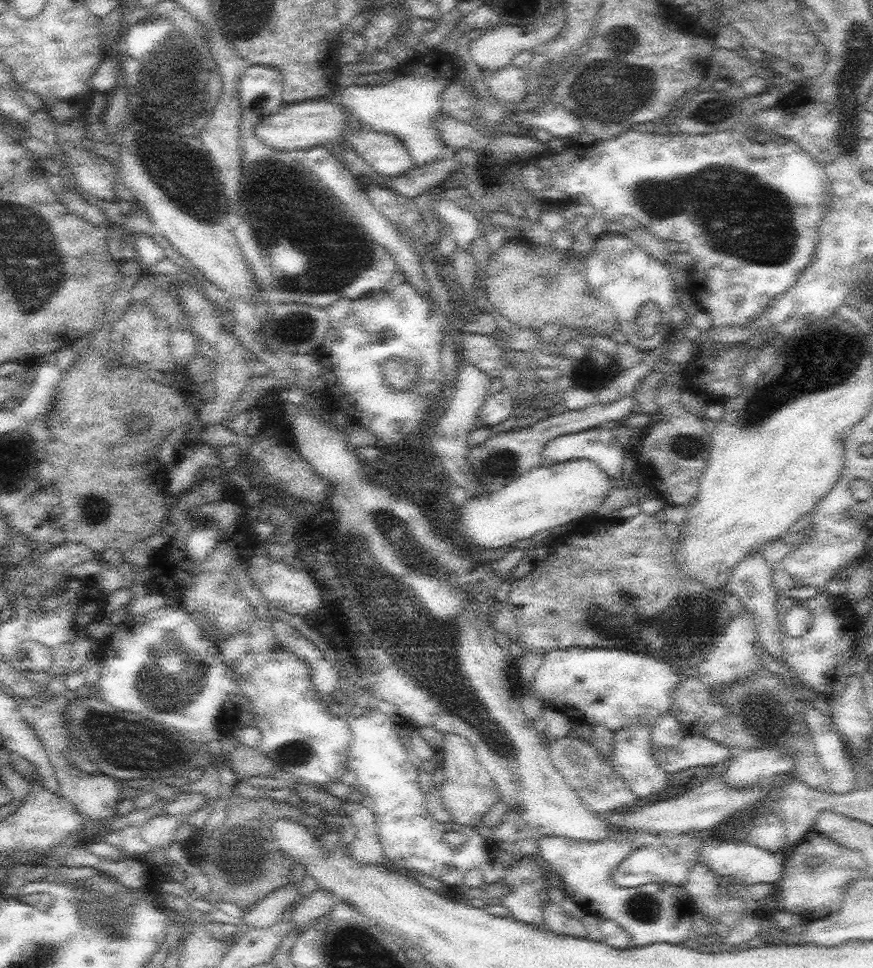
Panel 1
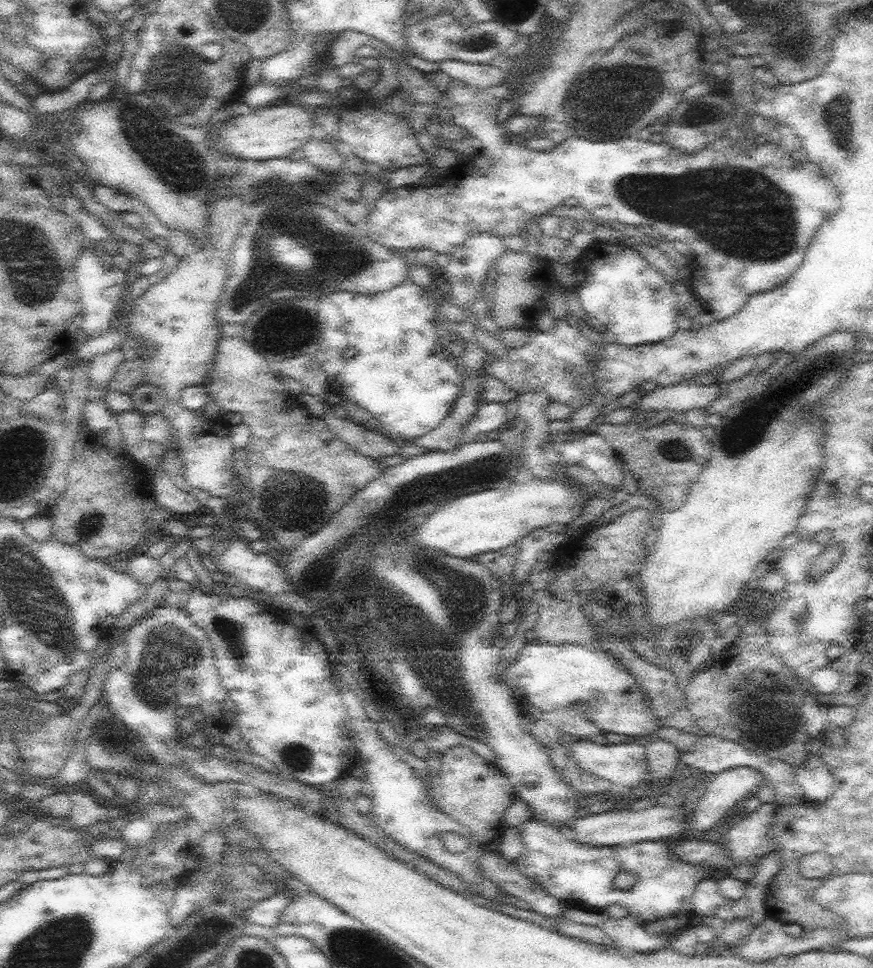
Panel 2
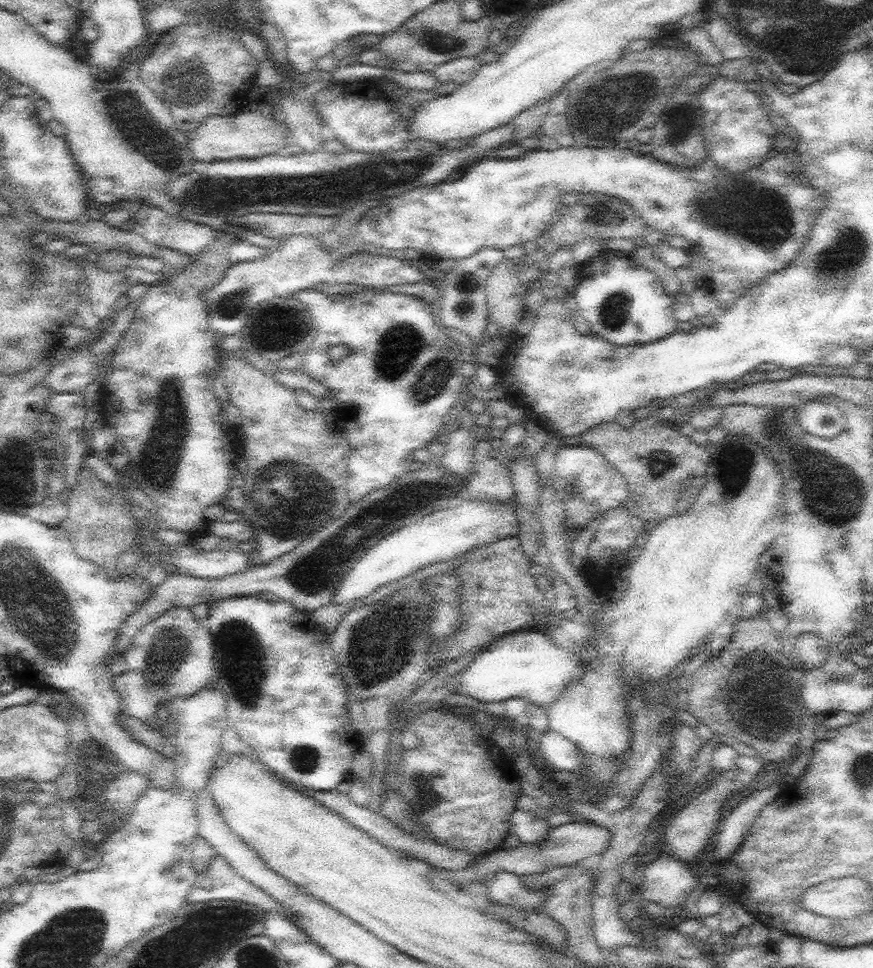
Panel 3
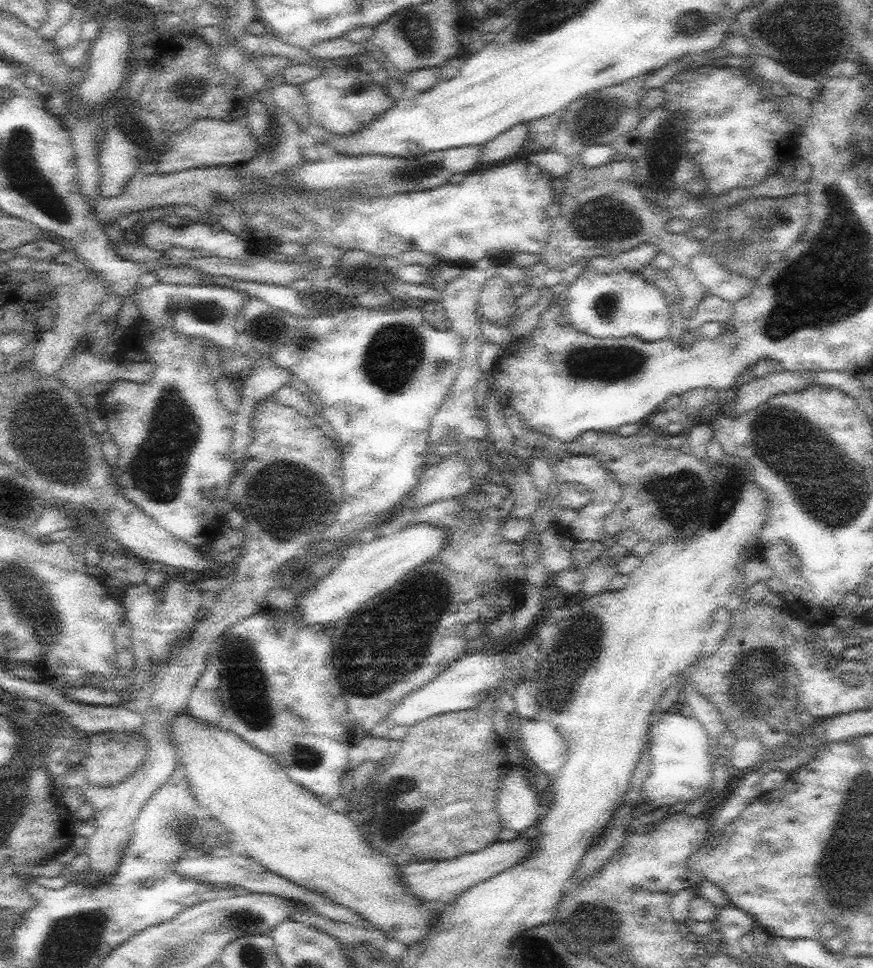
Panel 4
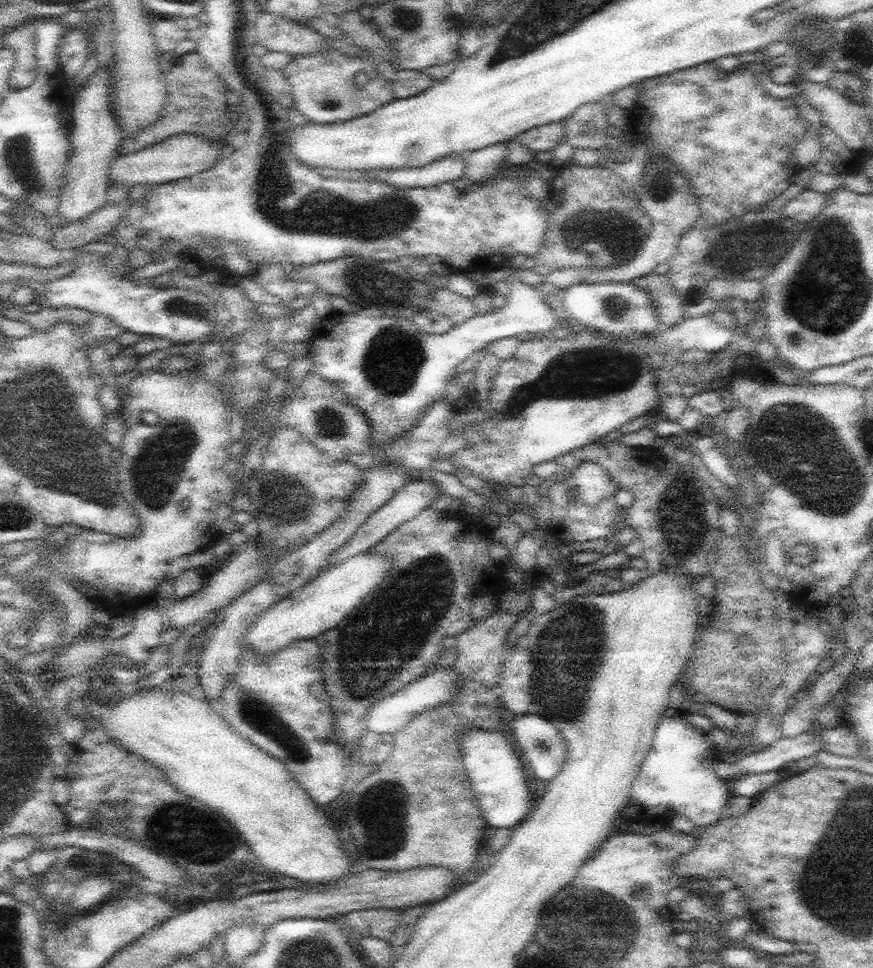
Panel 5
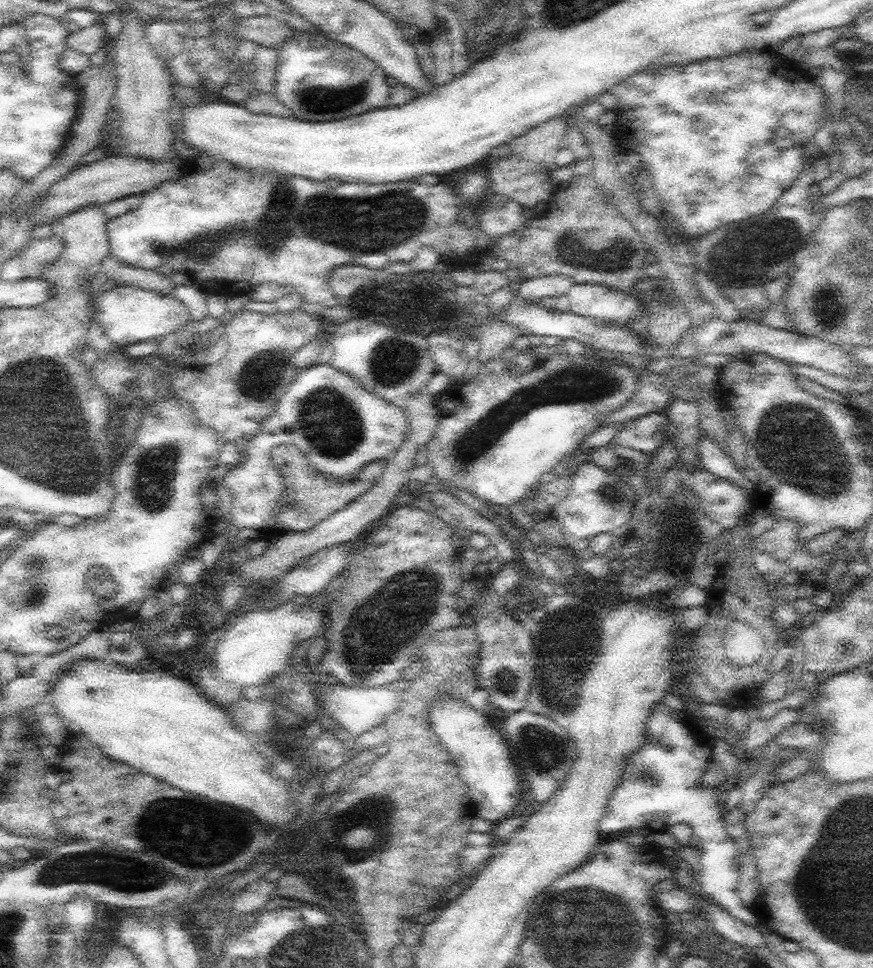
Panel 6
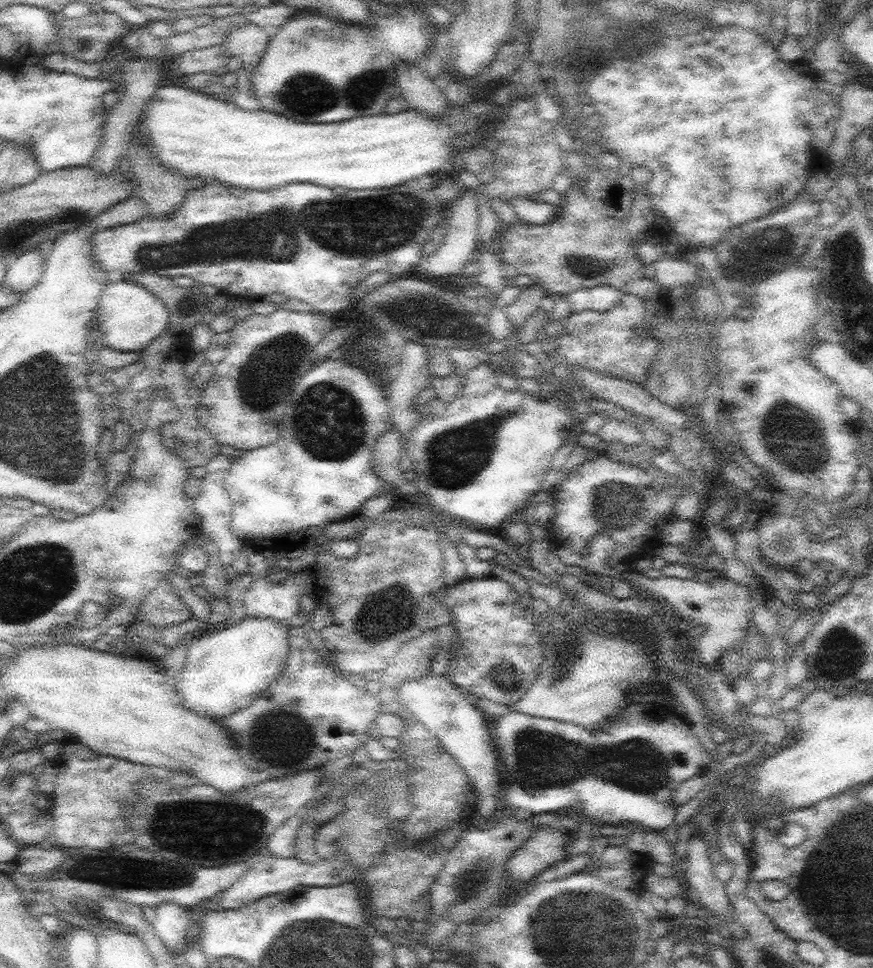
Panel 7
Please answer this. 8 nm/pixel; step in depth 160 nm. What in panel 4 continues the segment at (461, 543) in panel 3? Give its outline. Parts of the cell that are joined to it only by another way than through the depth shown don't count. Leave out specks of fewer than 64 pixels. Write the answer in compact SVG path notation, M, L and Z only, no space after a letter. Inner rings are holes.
M418 523L410 525L405 529L399 528L388 534L376 537L372 542L361 543L356 549L348 550L345 553L342 563L334 567L330 574L327 574L320 582L317 582L309 590L305 590L301 596L297 597L297 604L292 609L295 612L295 619L303 625L324 625L328 626L330 622L338 622L340 618L350 616L352 612L356 612L364 602L368 602L370 598L374 598L376 594L380 594L382 590L392 588L396 582L404 580L404 576L412 570L416 570L419 566L429 561L434 561L440 551L444 550L448 543L449 532L444 527L433 525L430 523Z

